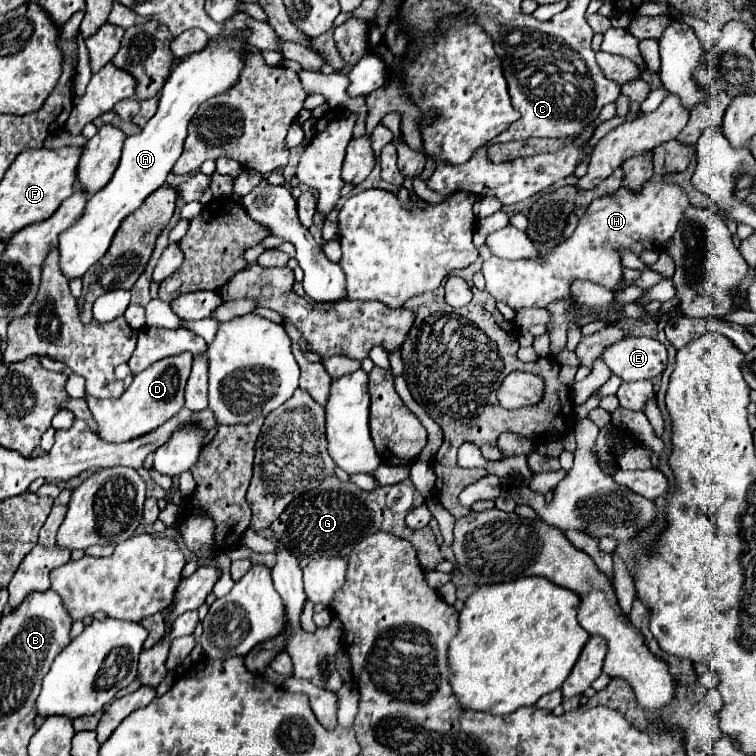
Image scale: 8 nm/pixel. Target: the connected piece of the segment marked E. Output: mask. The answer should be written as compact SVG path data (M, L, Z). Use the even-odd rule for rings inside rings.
M624 338L604 350L602 358L622 380L650 380L668 366L666 348L652 338Z

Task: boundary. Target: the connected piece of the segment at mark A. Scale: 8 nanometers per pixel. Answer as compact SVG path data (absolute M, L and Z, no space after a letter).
M216 38L216 40L210 40L204 52L186 56L172 70L172 74L168 76L162 88L160 106L154 118L148 120L148 124L138 136L126 138L122 160L112 180L100 192L90 196L82 216L58 238L60 268L68 280L82 278L86 270L106 254L120 222L130 212L140 208L146 196L150 196L154 190L164 186L168 172L172 170L174 162L182 154L182 144L186 138L190 118L196 114L202 102L206 102L208 98L220 92L226 92L238 82L238 76L242 72L242 56L244 56L242 38Z

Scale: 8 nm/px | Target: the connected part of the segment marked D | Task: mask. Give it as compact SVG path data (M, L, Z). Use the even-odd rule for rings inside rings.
M184 352L174 358L164 358L158 364L152 364L152 368L142 370L136 374L132 384L126 388L126 392L120 398L110 398L110 400L98 400L92 396L84 396L88 402L88 408L92 412L92 418L98 426L98 436L104 442L126 442L138 436L144 436L146 432L156 430L162 426L166 420L170 420L174 414L180 412L184 406L184 386L190 376L192 368L192 358Z

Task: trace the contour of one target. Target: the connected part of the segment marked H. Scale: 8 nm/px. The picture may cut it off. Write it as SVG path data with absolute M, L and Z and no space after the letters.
M652 180L640 194L620 188L614 196L594 200L580 218L572 238L558 244L550 254L544 254L538 260L502 260L496 256L484 260L482 274L486 278L486 290L514 310L546 308L546 304L554 300L568 298L570 282L574 278L590 280L612 290L622 280L618 248L630 248L636 254L642 250L660 250L676 232L686 206L688 198L676 184Z

